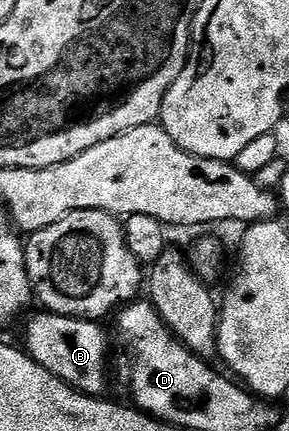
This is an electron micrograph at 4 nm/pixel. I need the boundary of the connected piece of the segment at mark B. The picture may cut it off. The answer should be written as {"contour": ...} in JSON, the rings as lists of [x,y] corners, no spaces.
{"contour":[[[38,311],[26,325],[21,344],[33,361],[65,385],[71,385],[88,397],[98,397],[106,389],[108,381],[108,357],[106,361],[106,333],[99,322],[81,317],[62,317],[58,313]]]}

